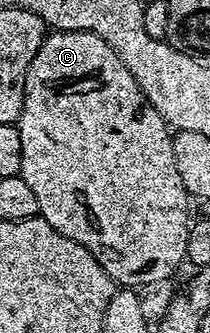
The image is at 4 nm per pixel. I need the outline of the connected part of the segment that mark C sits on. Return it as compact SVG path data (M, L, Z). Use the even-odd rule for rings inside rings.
M52 31L43 40L41 50L29 62L29 70L25 74L25 90L23 91L23 109L17 121L17 127L21 134L21 170L19 175L25 178L25 183L31 187L34 196L37 198L39 215L53 230L65 234L65 238L73 238L109 274L116 285L119 286L140 286L139 284L159 284L167 280L179 268L179 263L187 260L187 239L189 230L193 223L191 216L191 204L189 194L183 185L181 174L177 170L177 162L173 154L173 136L169 126L157 114L157 110L145 98L143 91L137 86L133 74L125 70L125 62L113 54L113 50L97 34L92 32L60 32Z

